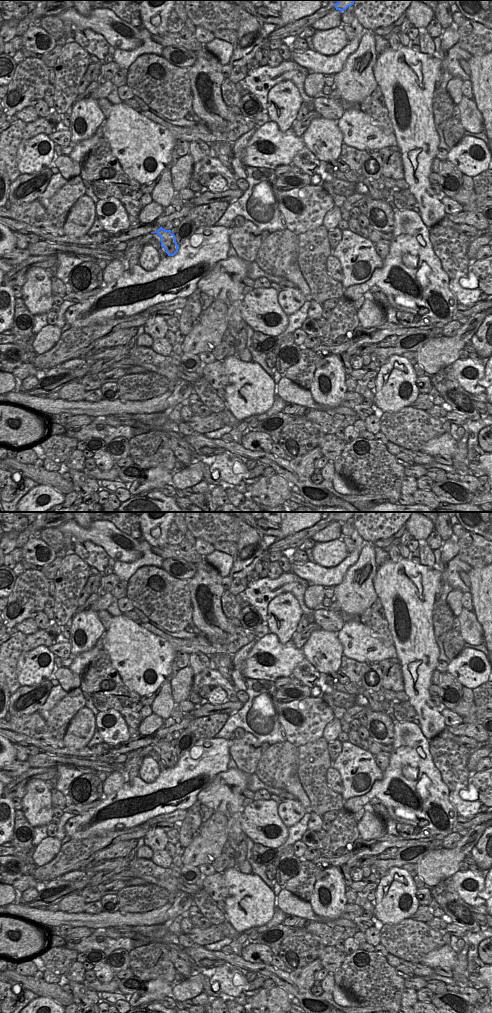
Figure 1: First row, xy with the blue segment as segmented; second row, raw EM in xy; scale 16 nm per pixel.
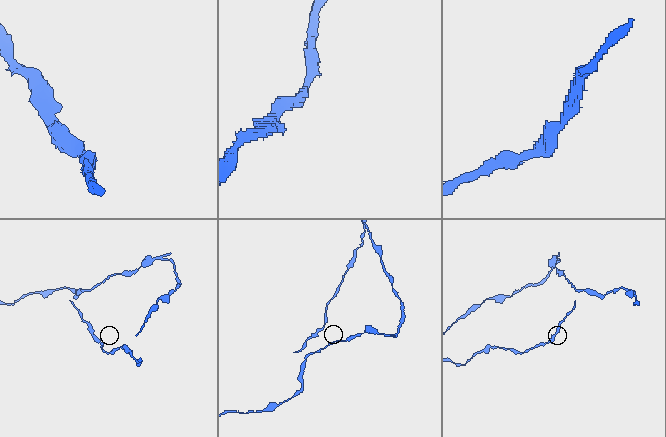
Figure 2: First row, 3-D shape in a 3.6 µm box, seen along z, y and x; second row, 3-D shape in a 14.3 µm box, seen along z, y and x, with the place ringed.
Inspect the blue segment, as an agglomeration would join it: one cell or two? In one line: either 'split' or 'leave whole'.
leave whole

